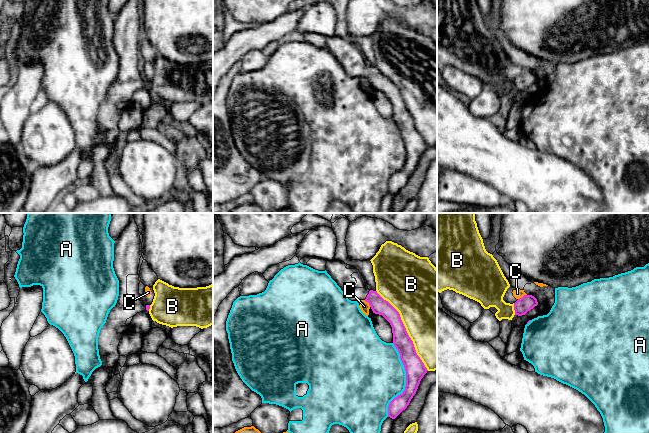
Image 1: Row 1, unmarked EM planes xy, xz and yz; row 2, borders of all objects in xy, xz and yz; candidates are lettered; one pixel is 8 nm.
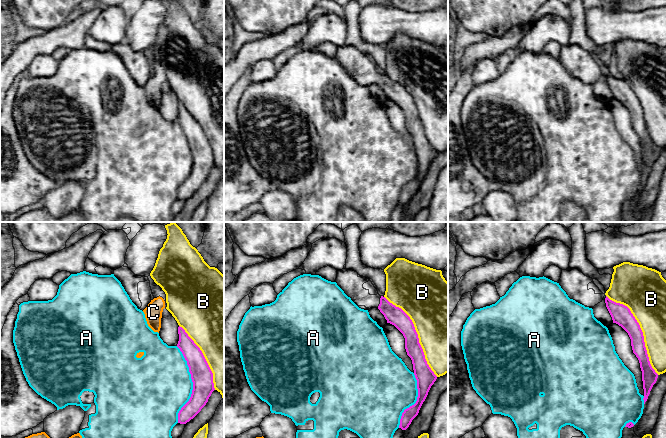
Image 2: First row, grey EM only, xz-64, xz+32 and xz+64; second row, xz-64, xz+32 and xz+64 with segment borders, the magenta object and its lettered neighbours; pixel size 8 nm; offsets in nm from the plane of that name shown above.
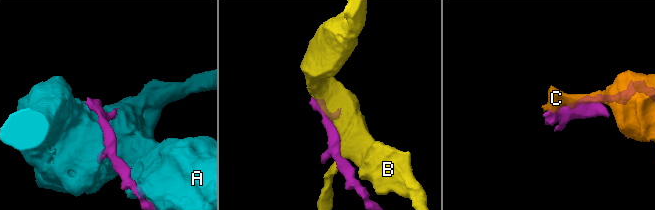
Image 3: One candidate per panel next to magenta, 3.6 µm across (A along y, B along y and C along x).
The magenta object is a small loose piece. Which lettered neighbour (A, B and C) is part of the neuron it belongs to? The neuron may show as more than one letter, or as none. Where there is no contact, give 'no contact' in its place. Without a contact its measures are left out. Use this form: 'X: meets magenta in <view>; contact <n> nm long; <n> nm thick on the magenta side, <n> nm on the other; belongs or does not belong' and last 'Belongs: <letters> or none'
A: meets magenta in xz; contact 600 nm long; 160 nm thick on the magenta side, 460 nm on the other; does not belong
B: meets magenta in xz; contact 750 nm long; 140 nm thick on the magenta side, 480 nm on the other; does not belong
C: meets magenta in yz; contact 80 nm long; 120 nm thick on the magenta side, 70 nm on the other; does not belong
Belongs: none

